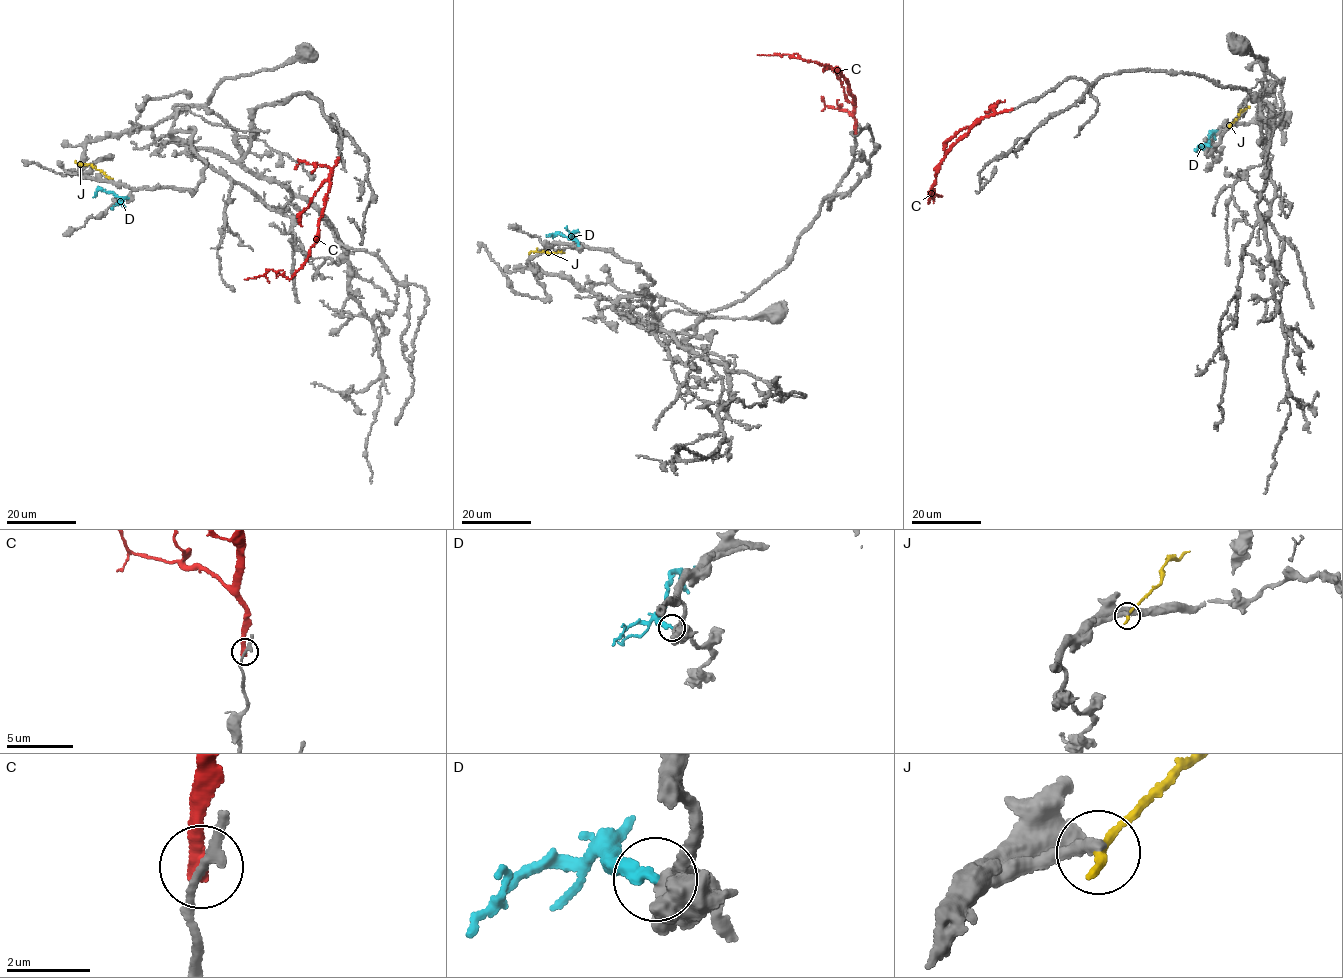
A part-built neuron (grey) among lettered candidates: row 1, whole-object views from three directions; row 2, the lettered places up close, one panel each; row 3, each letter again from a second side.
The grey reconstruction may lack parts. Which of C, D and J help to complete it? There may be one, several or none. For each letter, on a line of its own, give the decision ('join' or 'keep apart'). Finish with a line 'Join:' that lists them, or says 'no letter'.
C: keep apart
D: keep apart
J: keep apart
Join: no letter

